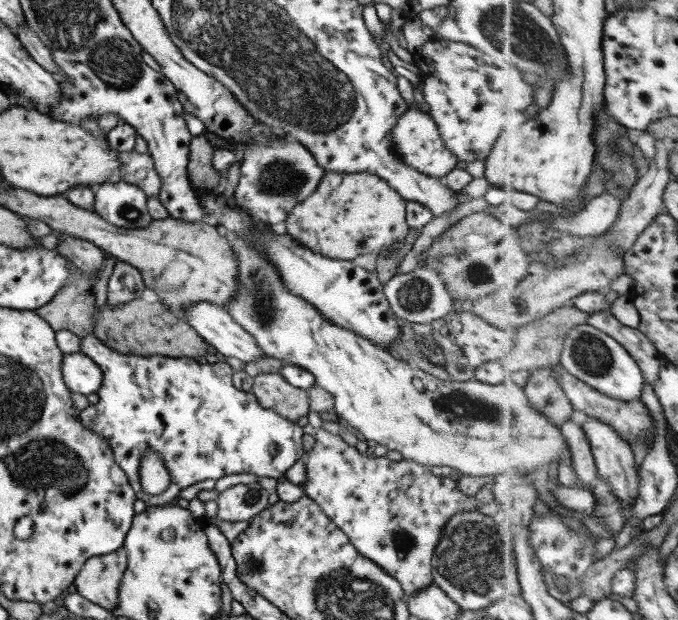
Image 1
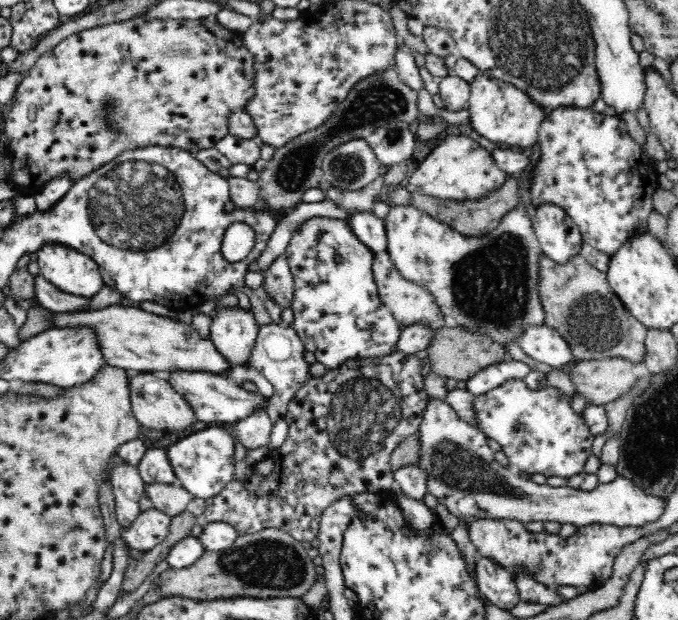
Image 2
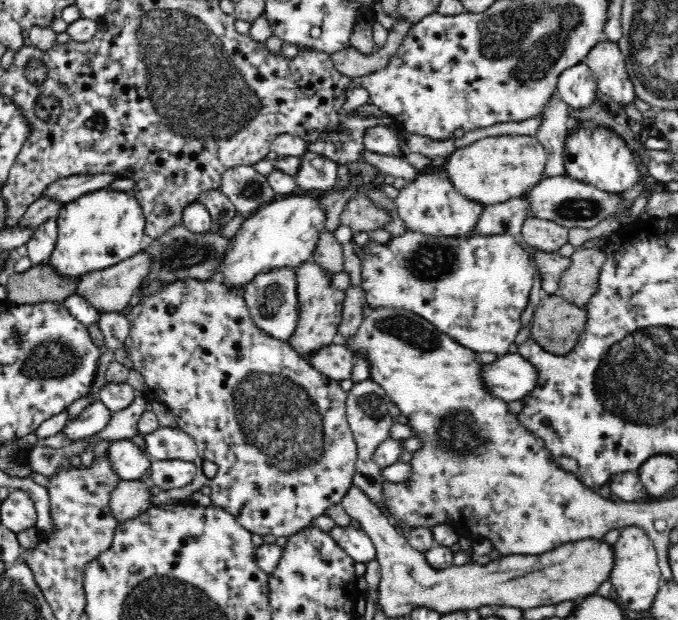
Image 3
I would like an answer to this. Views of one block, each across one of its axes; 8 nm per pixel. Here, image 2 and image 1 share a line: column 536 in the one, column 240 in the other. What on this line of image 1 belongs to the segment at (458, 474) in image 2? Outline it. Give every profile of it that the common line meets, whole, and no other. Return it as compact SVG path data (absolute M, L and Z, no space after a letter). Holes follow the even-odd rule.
M260 483L236 484L219 492L217 517L227 522L250 520L269 506L272 498Z

